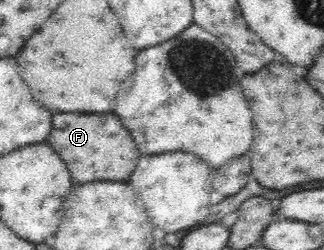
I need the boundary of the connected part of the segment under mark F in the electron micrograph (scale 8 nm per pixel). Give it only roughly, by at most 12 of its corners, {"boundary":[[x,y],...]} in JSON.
{"boundary":[[55,114],[47,142],[77,184],[141,156],[113,114]]}

